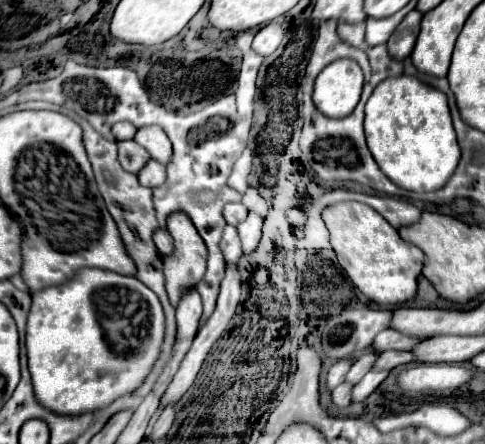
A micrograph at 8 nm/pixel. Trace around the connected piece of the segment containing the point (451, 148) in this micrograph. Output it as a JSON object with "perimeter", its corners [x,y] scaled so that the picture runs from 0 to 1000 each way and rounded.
{"perimeter":[[[823,169],[786,182],[753,236],[757,331],[781,381],[827,426],[885,435],[909,426],[951,363],[922,218],[860,173]]]}

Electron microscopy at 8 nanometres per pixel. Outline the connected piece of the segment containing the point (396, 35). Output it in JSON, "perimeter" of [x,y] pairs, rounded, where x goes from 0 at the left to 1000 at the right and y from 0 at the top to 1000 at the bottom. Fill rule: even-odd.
{"perimeter":[[[860,20],[843,25],[839,38],[823,52],[823,61],[810,70],[810,79],[798,92],[798,115],[810,133],[831,137],[847,124],[856,88],[864,79],[864,52],[868,52],[868,29]]]}

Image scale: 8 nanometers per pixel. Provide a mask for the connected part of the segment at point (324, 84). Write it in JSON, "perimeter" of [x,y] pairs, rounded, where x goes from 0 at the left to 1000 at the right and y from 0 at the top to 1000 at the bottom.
{"perimeter":[[[699,133],[658,164],[645,205],[645,232],[666,259],[682,268],[707,268],[736,241],[744,196],[744,151],[736,151],[736,142],[724,133]]]}

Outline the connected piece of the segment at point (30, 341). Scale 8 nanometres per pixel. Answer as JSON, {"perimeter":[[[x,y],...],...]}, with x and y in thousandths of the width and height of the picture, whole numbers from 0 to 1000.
{"perimeter":[[[171,606],[146,633],[138,633],[130,642],[97,646],[68,664],[68,696],[60,700],[60,723],[56,723],[56,800],[64,791],[64,854],[68,854],[68,881],[76,890],[76,903],[85,903],[89,917],[101,917],[101,926],[118,926],[122,935],[175,935],[175,930],[204,926],[208,917],[225,917],[225,908],[233,908],[237,899],[245,899],[254,890],[282,881],[282,872],[291,872],[299,863],[303,845],[311,840],[320,813],[332,800],[336,764],[340,764],[340,705],[336,705],[332,678],[324,673],[324,664],[315,664],[315,655],[307,646],[299,646],[287,628],[254,624],[233,610]]]}

